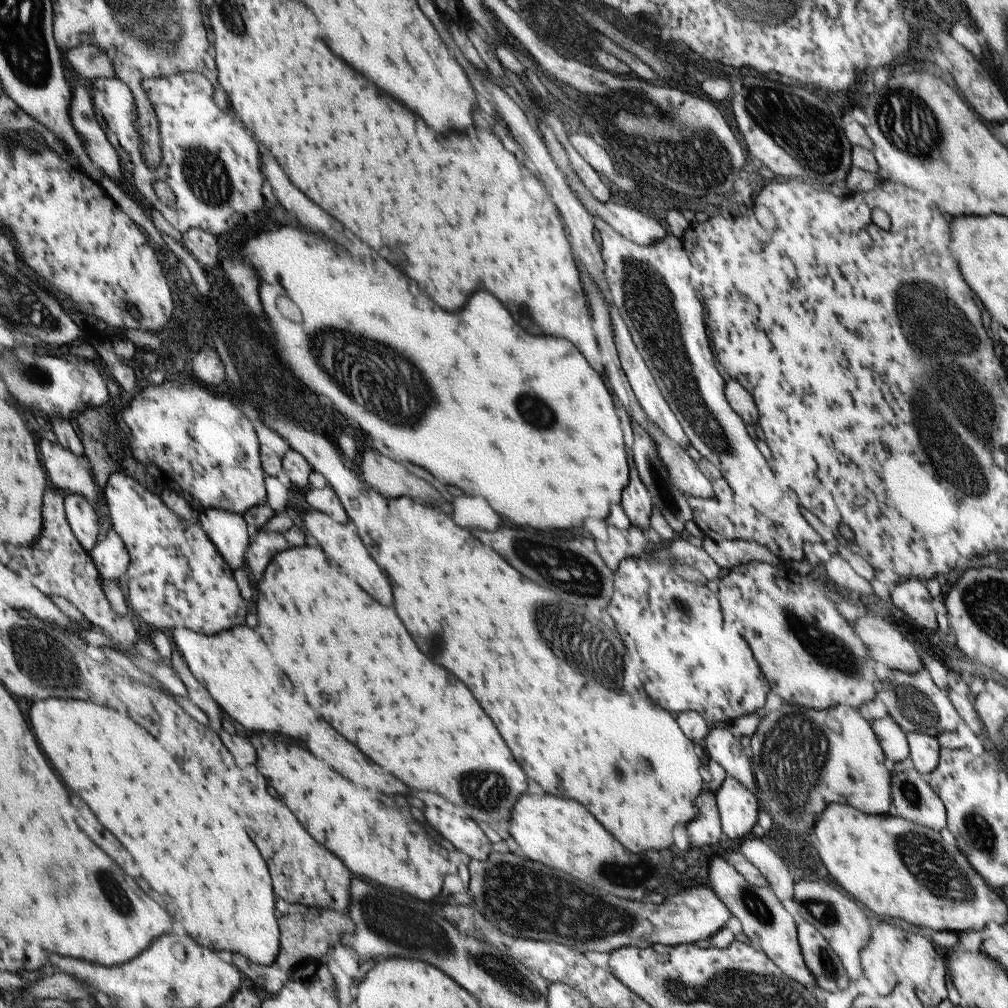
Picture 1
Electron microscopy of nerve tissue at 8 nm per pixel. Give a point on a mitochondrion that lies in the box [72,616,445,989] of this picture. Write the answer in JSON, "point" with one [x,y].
{"point":[112,891]}

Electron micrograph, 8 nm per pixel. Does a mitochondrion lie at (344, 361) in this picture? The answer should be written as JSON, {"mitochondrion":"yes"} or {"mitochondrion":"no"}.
{"mitochondrion":"yes"}

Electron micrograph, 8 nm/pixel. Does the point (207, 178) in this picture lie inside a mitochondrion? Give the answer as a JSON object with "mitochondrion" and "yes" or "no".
{"mitochondrion":"yes"}

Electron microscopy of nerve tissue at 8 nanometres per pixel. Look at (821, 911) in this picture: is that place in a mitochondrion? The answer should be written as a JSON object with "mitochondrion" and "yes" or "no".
{"mitochondrion":"yes"}

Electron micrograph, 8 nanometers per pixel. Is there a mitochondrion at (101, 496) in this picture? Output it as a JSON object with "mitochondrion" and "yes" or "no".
{"mitochondrion":"no"}

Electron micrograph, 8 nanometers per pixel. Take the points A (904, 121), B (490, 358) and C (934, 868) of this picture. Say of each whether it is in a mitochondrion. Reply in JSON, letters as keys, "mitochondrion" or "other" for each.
{"A":"mitochondrion","B":"other","C":"mitochondrion"}

